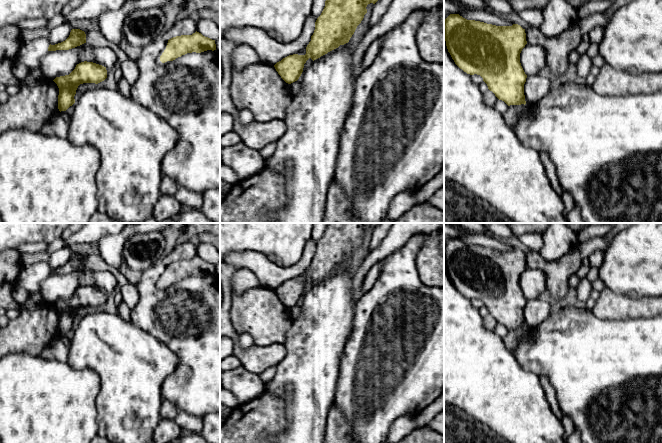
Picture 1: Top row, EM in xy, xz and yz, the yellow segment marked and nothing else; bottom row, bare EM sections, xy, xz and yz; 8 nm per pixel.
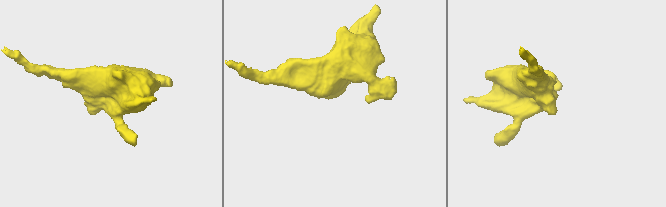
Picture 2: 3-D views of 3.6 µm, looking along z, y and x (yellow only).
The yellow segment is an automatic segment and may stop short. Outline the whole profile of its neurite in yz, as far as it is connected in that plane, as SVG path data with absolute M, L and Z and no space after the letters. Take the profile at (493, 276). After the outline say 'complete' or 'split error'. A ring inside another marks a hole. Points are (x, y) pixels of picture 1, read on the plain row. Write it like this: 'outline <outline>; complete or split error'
outline M450 238L444 244L444 262L448 276L460 293L470 299L480 299L487 308L488 313L508 330L526 328L524 308L527 299L520 287L520 277L527 268L525 253L518 248L513 248L512 250L496 250L480 245L467 244L459 238Z; complete

